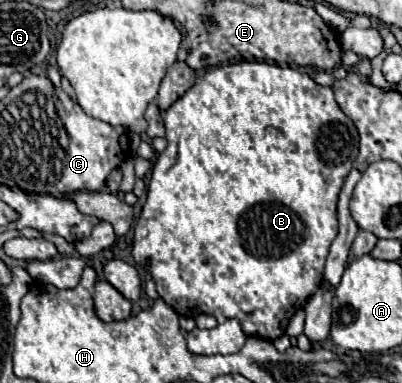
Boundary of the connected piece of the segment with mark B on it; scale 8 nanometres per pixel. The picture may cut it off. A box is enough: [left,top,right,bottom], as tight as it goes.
[132,61,358,341]

